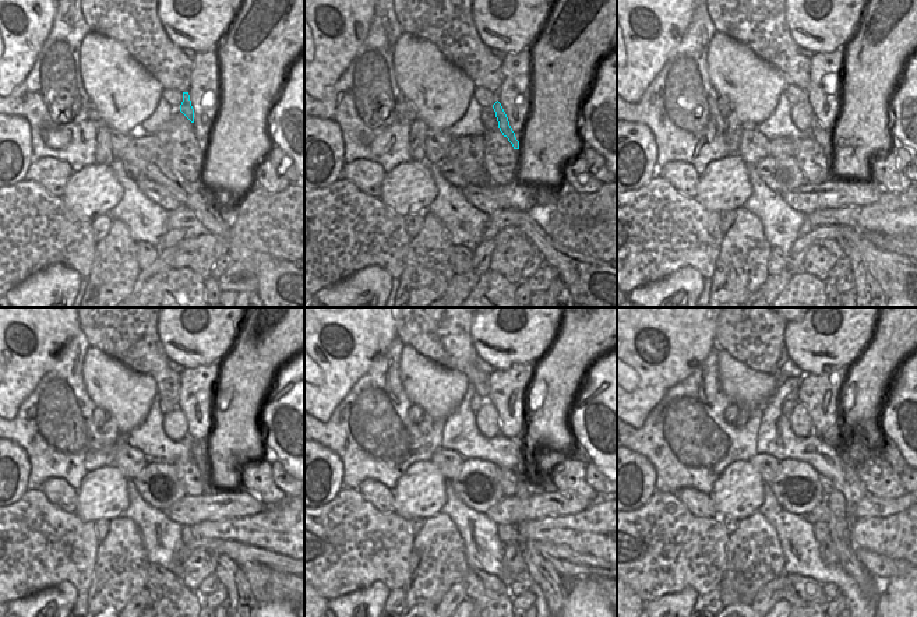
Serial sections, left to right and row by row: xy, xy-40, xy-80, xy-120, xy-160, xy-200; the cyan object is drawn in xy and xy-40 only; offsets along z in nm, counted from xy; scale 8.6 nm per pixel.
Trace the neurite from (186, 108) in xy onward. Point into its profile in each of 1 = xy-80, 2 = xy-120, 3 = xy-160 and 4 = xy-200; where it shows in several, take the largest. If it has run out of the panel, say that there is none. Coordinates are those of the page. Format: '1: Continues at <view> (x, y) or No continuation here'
1: Continues at xy-80 (818, 133)
2: Continues at xy-120 (198, 448)
3: Continues at xy-160 (522, 492)
4: Continues at xy-200 (839, 524).

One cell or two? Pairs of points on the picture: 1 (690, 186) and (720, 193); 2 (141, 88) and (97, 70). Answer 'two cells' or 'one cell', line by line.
1: two cells
2: one cell

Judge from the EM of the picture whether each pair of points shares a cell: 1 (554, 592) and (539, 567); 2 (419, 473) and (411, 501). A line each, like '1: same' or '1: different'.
1: same
2: same

